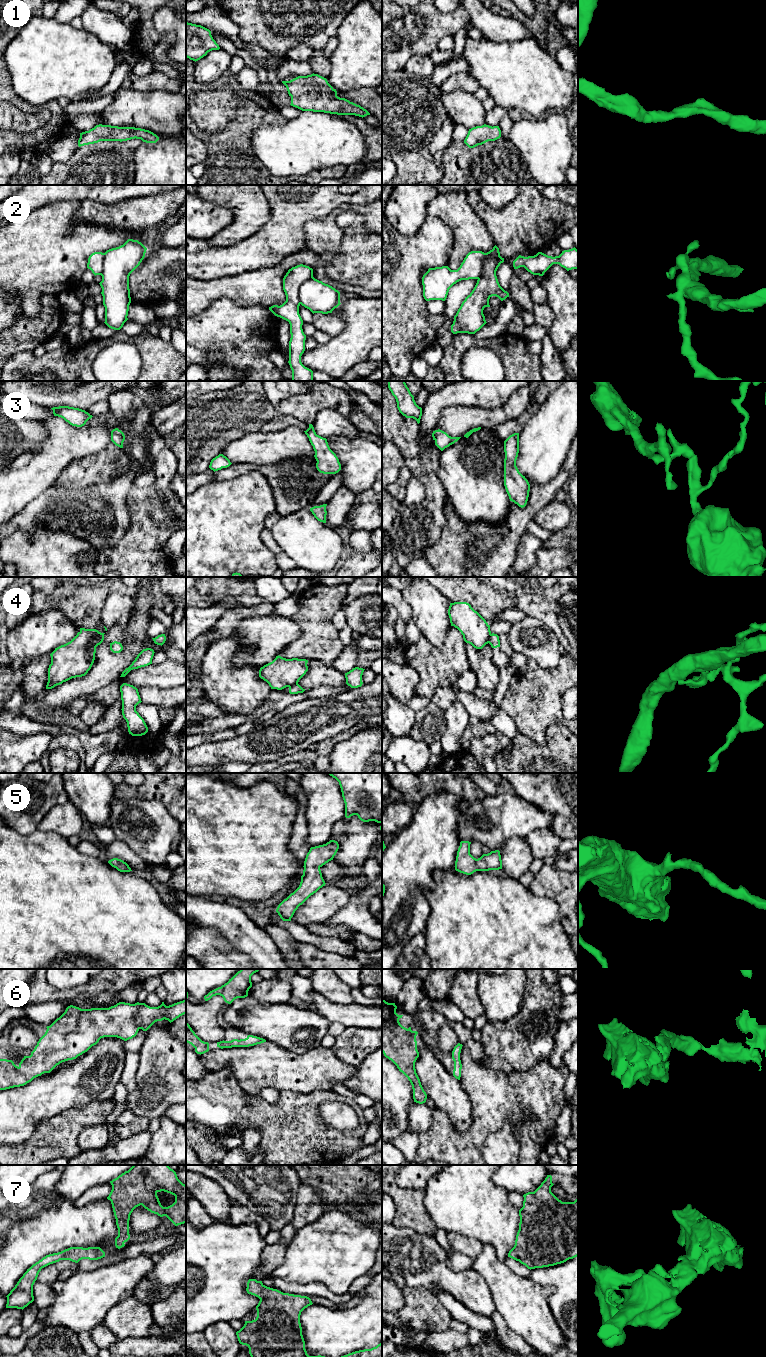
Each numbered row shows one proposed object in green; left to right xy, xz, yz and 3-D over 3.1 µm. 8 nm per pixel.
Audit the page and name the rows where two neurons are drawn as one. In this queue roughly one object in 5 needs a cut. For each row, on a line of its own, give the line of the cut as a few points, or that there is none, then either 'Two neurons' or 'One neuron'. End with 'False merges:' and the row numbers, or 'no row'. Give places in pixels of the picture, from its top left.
1: No split. One neuron
2: No split. One neuron
3: No split. One neuron
4: Split along xy (103, 634), (96, 639), (95, 646). Two neurons
5: No split. One neuron
6: No split. One neuron
7: No split. One neuron
False merges: 4

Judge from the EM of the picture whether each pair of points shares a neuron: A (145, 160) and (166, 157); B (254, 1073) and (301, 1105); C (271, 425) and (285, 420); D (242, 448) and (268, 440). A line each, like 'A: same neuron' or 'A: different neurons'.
A: same neuron
B: different neurons
C: same neuron
D: same neuron

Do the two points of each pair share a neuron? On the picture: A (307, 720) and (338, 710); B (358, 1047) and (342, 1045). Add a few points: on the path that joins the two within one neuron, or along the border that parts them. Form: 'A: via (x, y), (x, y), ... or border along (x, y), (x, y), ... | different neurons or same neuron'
A: via (315, 719), (330, 716) | same neuron
B: via (354, 1045), (346, 1045) | same neuron

